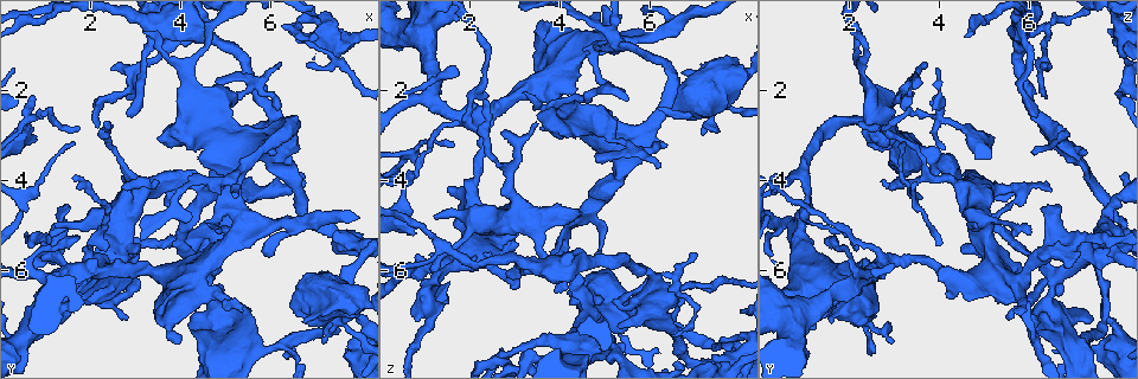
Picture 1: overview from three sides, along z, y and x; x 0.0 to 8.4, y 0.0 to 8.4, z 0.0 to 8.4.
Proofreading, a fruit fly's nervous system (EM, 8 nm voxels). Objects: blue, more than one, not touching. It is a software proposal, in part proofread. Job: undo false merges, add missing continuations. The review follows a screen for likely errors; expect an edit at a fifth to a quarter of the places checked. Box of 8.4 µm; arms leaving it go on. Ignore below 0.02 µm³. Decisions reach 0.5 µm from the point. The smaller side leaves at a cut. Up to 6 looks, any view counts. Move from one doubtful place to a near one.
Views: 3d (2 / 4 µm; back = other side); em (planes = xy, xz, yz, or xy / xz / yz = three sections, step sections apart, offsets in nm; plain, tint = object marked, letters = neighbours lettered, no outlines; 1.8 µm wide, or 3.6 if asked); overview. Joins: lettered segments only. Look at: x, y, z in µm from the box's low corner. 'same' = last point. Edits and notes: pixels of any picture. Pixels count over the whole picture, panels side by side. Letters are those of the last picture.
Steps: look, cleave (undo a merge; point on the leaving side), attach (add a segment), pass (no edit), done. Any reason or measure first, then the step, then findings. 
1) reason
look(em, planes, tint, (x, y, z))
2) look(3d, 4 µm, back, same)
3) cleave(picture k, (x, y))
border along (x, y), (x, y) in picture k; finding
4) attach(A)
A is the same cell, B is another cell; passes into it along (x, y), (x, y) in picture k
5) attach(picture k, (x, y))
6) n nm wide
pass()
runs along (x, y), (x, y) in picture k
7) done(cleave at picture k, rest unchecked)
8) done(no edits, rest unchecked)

branch stops here
look(3d, 4 µm, (1.20, 5.05, 4.85))

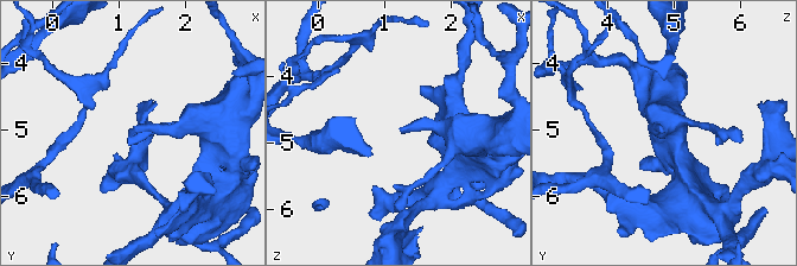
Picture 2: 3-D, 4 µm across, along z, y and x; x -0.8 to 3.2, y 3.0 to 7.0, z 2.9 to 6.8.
look(em, xy, step 4, letters, (1.20, 5.00, 4.80))

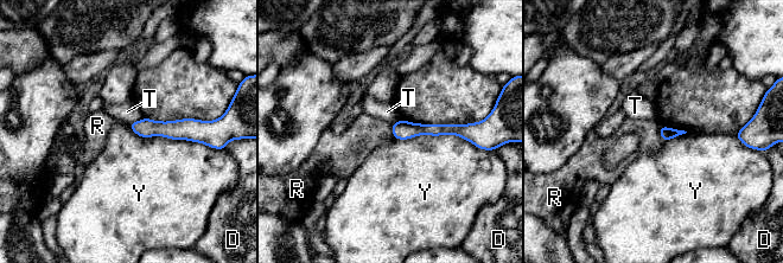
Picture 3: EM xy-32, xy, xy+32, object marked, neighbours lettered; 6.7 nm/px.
pass()
D, R, T and Y are other cells; border along (660, 126), (660, 136), (663, 141) in picture 3; none of them fits

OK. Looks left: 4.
stops while still wide
look(em, 3.6 µm, planes, letters, (6.75, 7.20, 1.60))

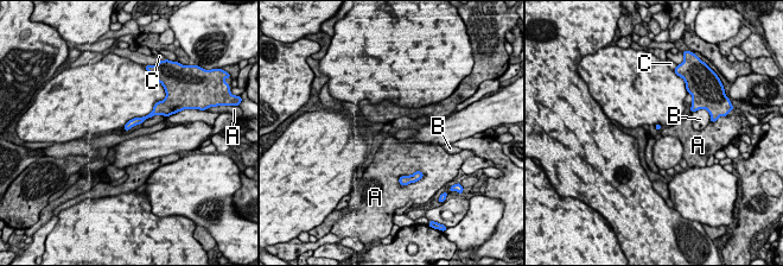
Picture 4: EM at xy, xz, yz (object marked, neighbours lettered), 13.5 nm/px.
pass()
A, B and C are other cells; runs along (154, 113), (132, 122), (126, 128) in picture 4; no lettered segment goes on from it

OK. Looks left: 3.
side arm on a straight run
look(3d, 4 µm, (4.40, 4.25, 4.75))

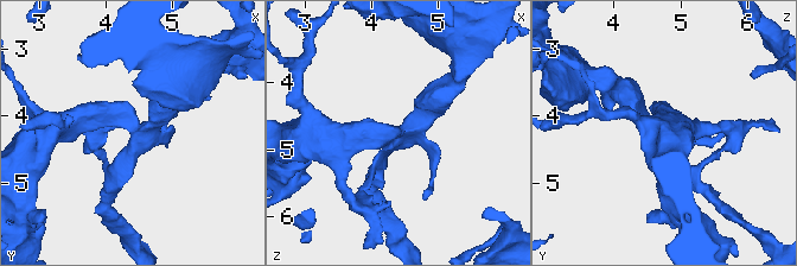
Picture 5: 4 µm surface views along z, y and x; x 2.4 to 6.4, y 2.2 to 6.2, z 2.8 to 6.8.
shape alone is not enough
look(em, planes, tint, (4.45, 4.30, 4.75))

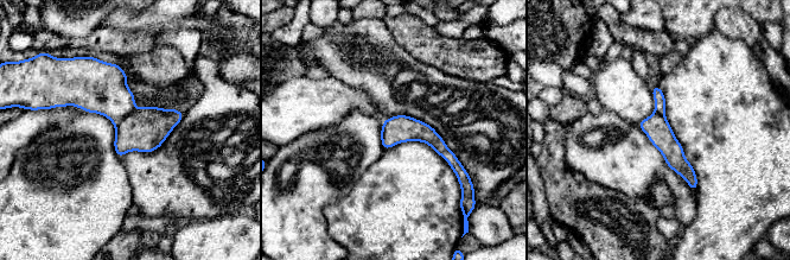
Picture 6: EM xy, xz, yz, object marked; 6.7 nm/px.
see the neighbours
look(em, planes, letters, same)

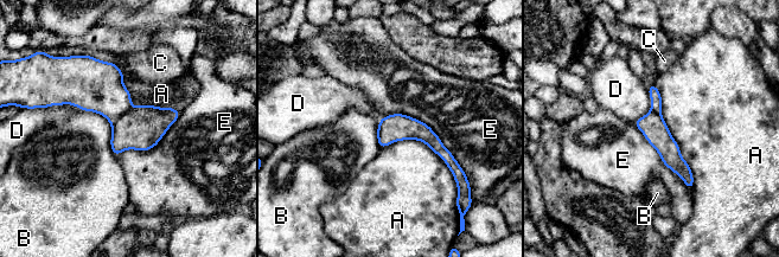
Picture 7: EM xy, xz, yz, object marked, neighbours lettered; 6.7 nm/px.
cleave(picture 7, (99, 87))
A, B, C, D and E are other cells; border along (132, 107), (112, 124) in picture 7; two cells meet here

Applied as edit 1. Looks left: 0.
done(cleave at picture 7, rest unchecked)

